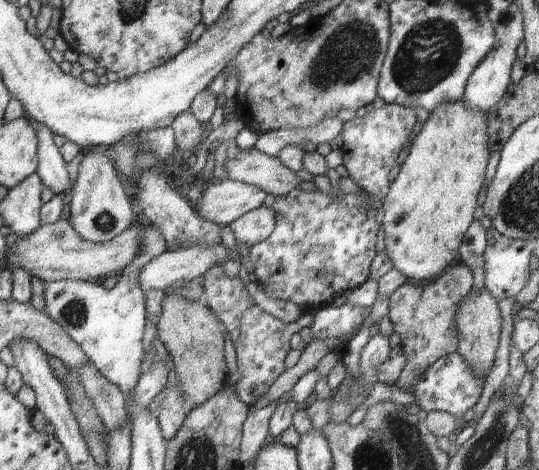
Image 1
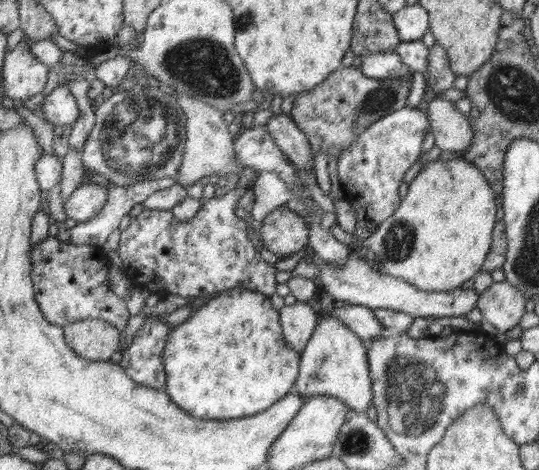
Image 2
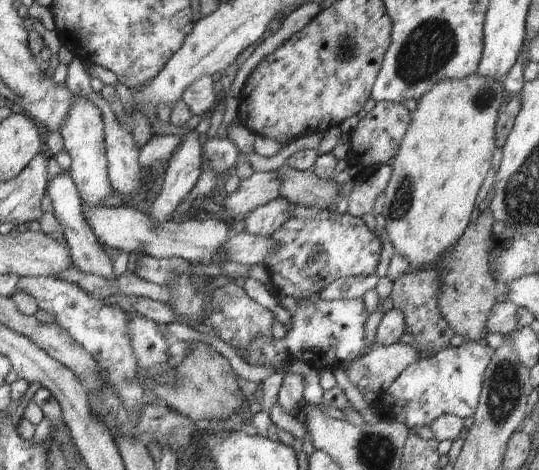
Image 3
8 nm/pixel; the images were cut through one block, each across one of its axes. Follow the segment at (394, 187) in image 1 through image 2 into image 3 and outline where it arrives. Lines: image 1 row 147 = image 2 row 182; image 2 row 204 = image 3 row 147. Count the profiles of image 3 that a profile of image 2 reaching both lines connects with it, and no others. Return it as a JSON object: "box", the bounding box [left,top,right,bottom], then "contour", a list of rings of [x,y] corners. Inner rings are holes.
{"box":[381,73,505,268],"contour":[[[474,73],[460,80],[439,80],[417,100],[399,151],[390,162],[392,174],[381,197],[381,214],[395,252],[419,268],[433,266],[437,258],[462,236],[472,220],[478,190],[490,170],[494,151],[498,149],[495,124],[505,92],[502,78]]]}

